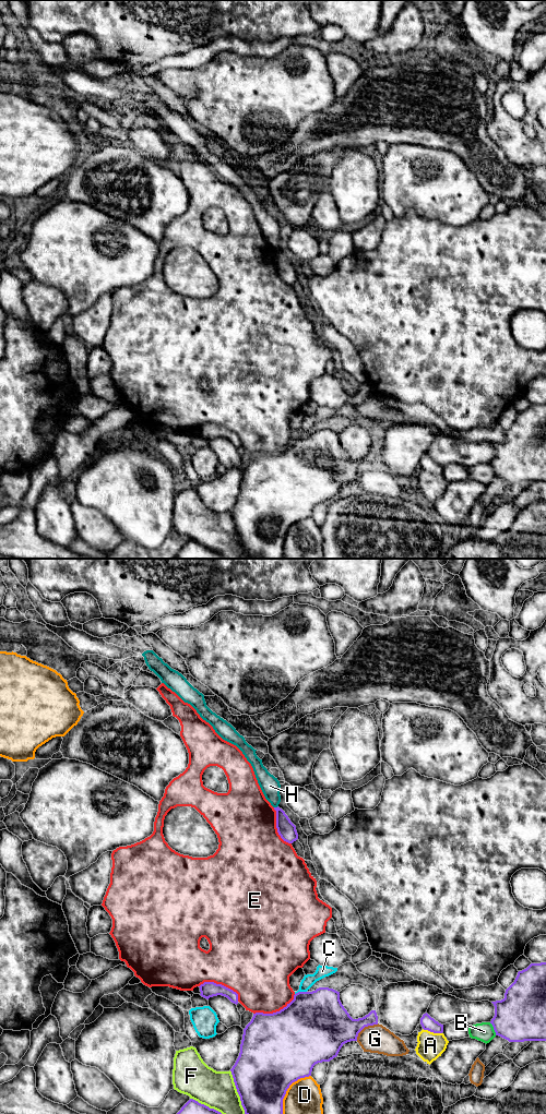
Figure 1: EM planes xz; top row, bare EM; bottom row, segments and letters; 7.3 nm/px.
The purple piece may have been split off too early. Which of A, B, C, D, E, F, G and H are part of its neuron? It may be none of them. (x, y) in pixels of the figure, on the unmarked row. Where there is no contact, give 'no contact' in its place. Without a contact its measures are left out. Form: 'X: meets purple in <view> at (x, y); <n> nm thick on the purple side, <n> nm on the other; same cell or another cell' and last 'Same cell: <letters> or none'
A: meets purple in xz at (432, 472); 100 nm thick on the purple side, 200 nm on the other; another cell
B: meets purple in xz at (494, 470); 360 nm thick on the purple side, 140 nm on the other; another cell
C: meets purple in xz at (300, 433); 460 nm thick on the purple side, 90 nm on the other; another cell
D: meets purple in xz at (286, 531); 460 nm thick on the purple side, 300 nm on the other; another cell
E: meets purple in xz at (221, 426); 120 nm thick on the purple side, 480 nm on the other; another cell
F: meets purple in xz at (238, 535); 440 nm thick on the purple side, 280 nm on the other; another cell
G: meets purple in xz at (365, 467); 320 nm thick on the purple side, 200 nm on the other; another cell
H: meets purple in xz at (275, 249); 140 nm thick on the purple side, 140 nm on the other; another cell
Same cell: none

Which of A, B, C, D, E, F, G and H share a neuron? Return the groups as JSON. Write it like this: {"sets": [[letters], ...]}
{"sets": [["A"], ["B"], ["C"], ["D", "H"], ["E"], ["F"], ["G"]]}

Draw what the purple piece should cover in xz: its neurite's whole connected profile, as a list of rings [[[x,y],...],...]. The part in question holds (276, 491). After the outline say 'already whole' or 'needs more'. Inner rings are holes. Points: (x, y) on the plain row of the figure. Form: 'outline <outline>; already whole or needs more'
outline [[[329,429],[298,433],[280,453],[253,455],[244,470],[240,494],[230,511],[245,555],[249,559],[284,559],[283,540],[289,527],[311,517],[316,505],[336,499],[345,484],[357,482],[358,475],[373,466],[378,466],[376,452],[353,460],[340,442],[340,433]]]; already whole

